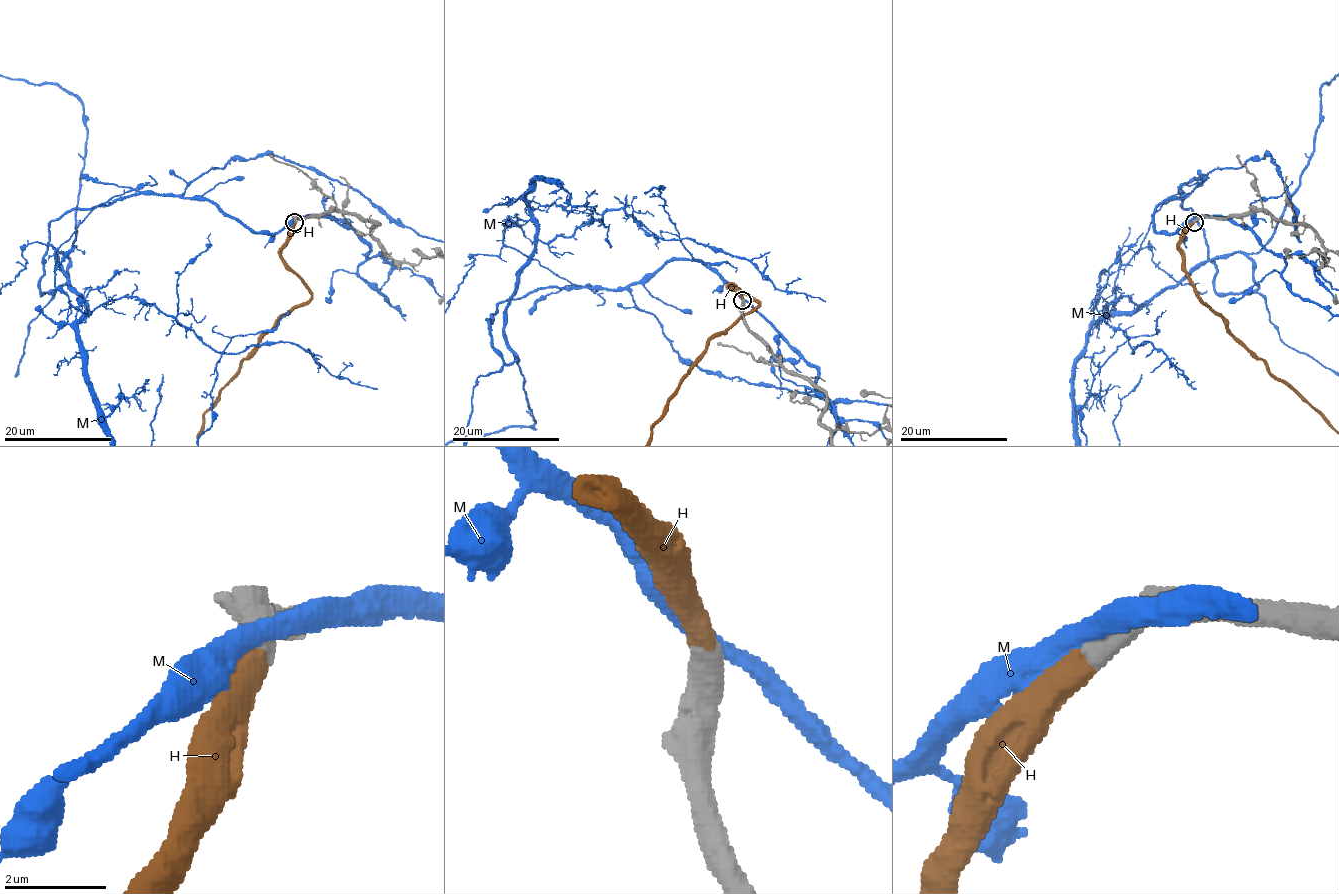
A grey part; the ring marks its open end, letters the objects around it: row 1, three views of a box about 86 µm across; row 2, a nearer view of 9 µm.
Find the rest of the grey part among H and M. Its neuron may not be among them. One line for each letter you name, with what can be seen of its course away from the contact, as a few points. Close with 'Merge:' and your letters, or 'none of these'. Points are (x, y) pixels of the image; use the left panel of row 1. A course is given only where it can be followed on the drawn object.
Merge: H

